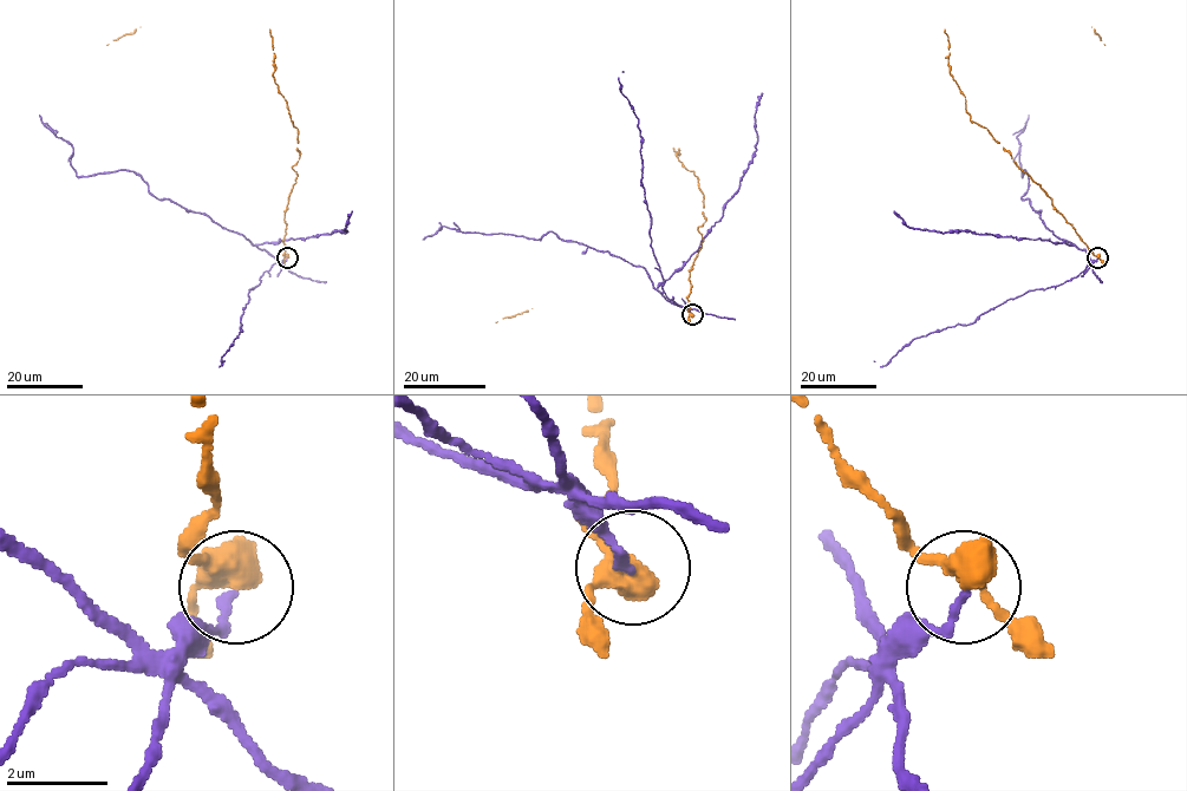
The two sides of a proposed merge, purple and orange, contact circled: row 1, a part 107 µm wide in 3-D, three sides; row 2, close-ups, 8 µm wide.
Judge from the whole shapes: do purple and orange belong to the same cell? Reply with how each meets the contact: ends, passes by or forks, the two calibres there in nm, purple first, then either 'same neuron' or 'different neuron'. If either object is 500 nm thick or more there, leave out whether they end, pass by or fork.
calibres 160 and 500 nm; different neuron

